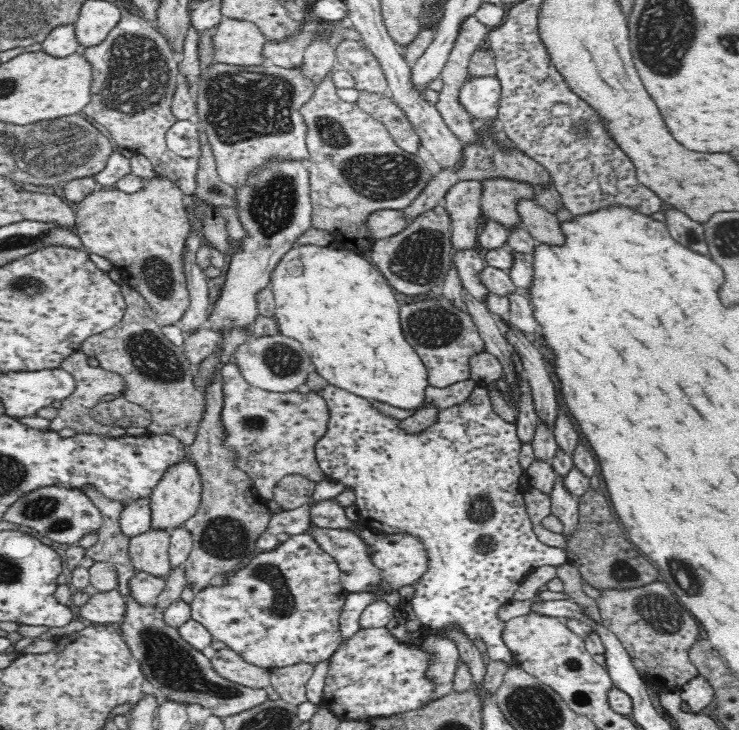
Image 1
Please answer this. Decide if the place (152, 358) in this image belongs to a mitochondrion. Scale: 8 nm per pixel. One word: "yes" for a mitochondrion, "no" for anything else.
yes

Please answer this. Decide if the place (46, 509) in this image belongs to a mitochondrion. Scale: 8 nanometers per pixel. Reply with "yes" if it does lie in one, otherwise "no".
yes

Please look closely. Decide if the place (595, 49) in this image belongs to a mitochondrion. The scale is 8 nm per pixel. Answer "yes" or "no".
no

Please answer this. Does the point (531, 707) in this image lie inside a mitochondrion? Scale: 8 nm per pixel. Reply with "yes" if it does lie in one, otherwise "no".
yes

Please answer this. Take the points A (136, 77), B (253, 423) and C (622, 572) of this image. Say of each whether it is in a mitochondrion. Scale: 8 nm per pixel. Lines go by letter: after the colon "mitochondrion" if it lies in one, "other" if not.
A: mitochondrion
B: mitochondrion
C: mitochondrion

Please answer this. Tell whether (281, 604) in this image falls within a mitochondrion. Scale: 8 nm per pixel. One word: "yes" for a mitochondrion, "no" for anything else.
yes

